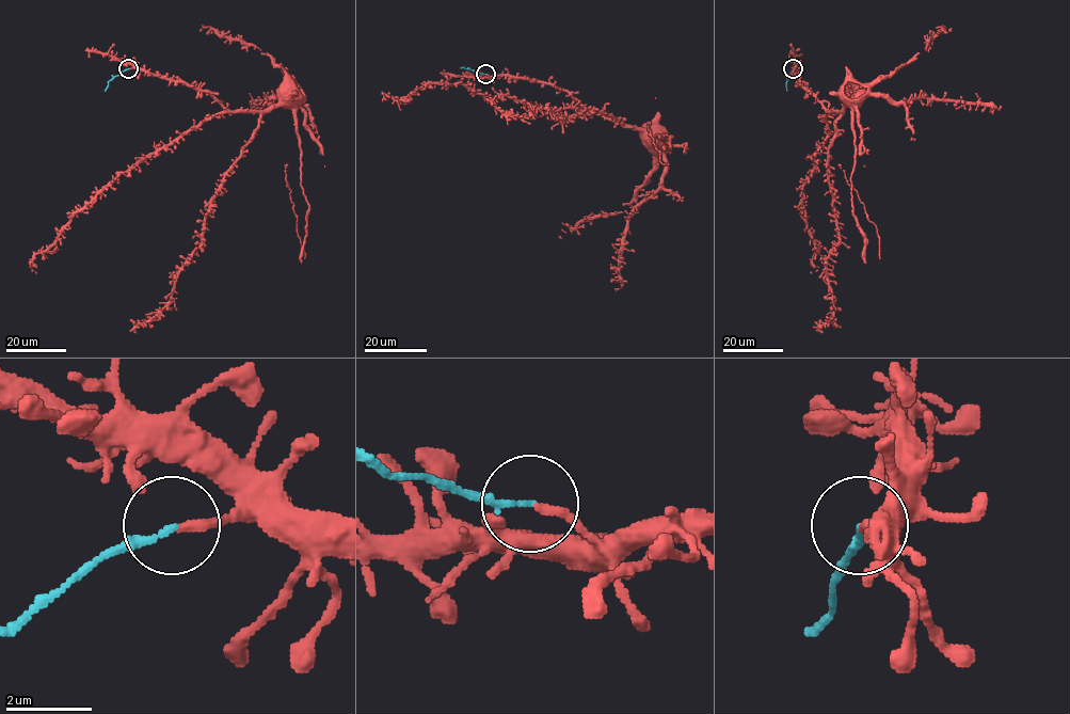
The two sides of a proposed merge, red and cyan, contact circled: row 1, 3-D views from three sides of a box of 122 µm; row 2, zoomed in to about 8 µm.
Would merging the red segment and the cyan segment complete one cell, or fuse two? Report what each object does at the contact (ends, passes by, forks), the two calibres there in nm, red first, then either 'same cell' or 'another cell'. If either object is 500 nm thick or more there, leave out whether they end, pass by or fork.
red ends there; cyan ends there; 190 nm thick on the red side, 140 nm on the other; another cell

